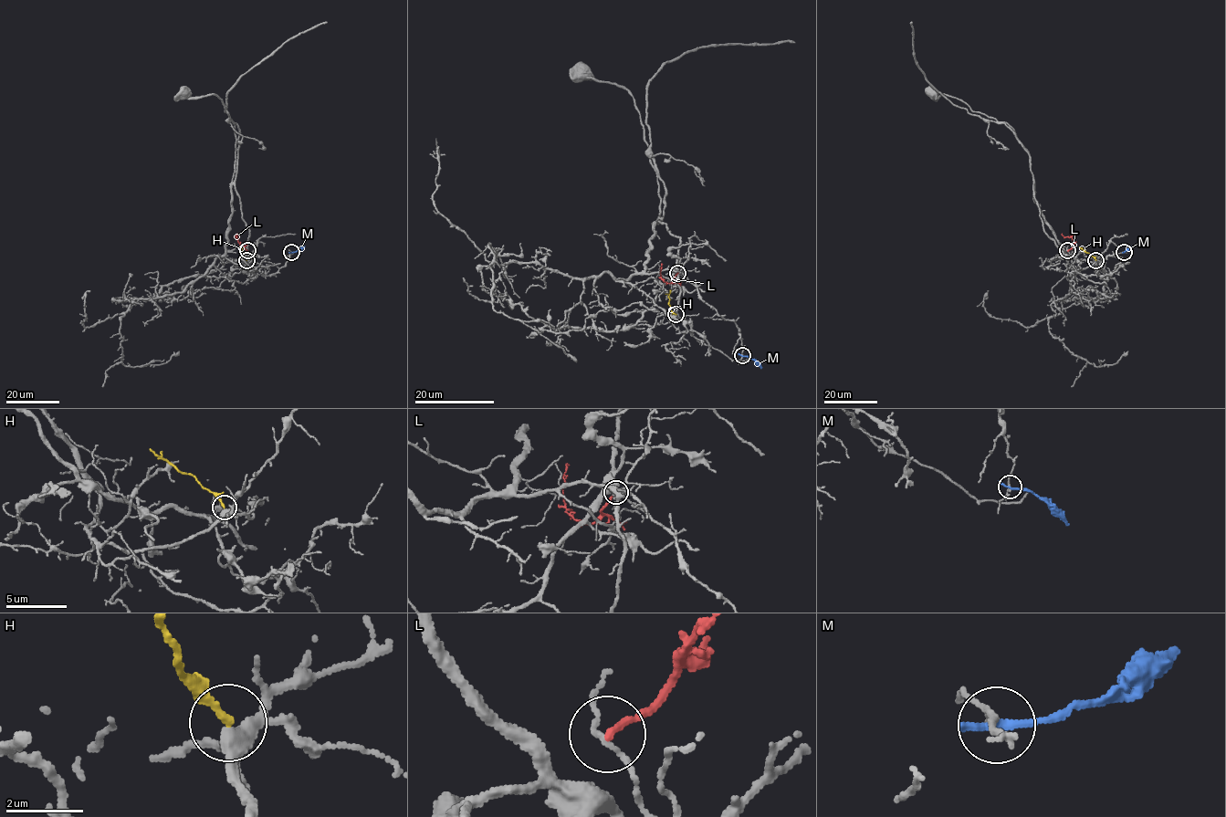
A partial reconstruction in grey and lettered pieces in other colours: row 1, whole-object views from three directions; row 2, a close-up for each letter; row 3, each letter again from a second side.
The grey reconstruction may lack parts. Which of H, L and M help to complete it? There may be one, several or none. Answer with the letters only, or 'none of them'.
none of them

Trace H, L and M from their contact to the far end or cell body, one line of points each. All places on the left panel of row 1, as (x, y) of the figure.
H: (246, 260), (242, 254), (242, 246)
L: (247, 251), (239, 243), (236, 234)
M: (291, 252), (299, 251), (304, 246)

